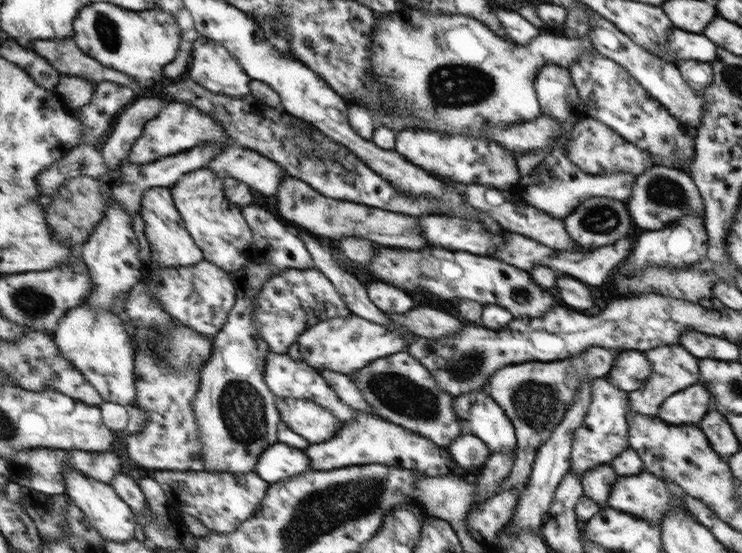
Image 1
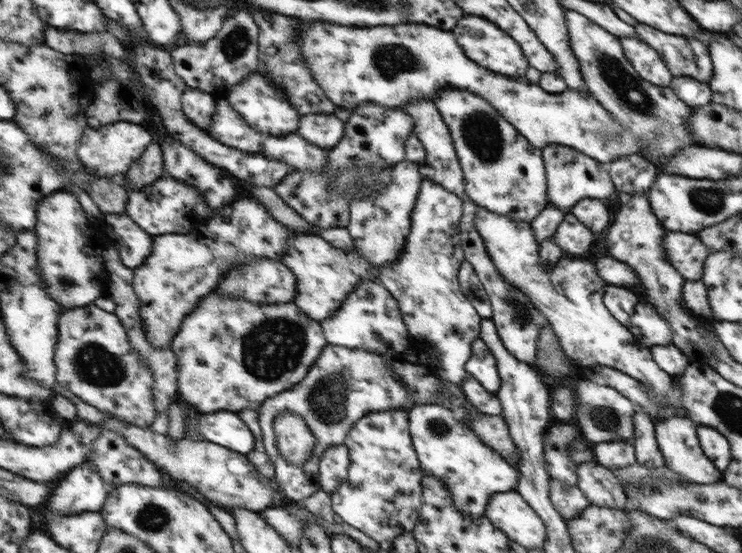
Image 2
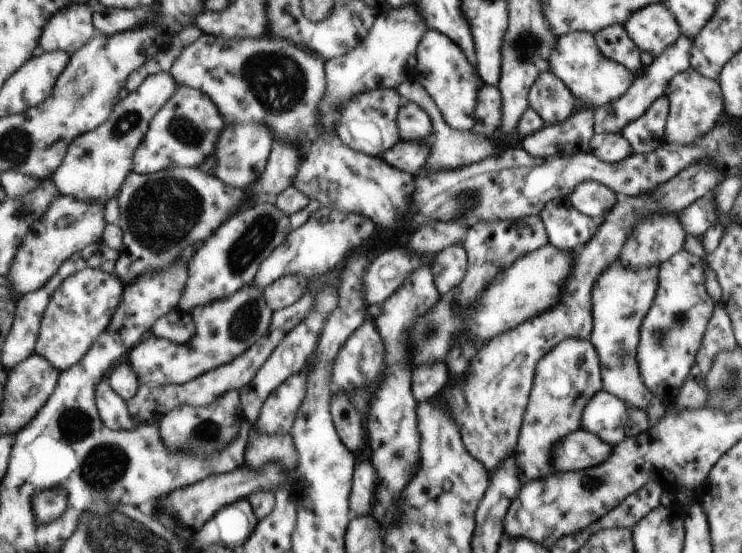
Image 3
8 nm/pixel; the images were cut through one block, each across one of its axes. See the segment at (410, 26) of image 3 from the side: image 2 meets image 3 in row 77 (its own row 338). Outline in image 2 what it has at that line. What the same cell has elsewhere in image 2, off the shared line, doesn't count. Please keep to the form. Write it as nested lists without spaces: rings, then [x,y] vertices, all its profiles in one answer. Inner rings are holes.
[[[369,278],[360,281],[340,308],[319,323],[329,345],[369,350],[373,354],[393,354],[397,358],[405,352],[405,348],[409,348],[411,337],[405,328],[399,304],[386,287]]]

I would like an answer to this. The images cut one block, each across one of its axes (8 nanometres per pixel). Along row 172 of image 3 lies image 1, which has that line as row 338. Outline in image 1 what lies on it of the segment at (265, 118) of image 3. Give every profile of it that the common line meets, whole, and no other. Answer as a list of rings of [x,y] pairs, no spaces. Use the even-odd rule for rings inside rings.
[[[352,312],[344,317],[322,320],[306,328],[290,344],[287,354],[294,359],[305,361],[317,372],[319,369],[332,370],[344,375],[371,364],[376,358],[389,357],[391,354],[405,350],[407,335],[395,329],[385,330],[379,323],[371,322],[354,315]]]

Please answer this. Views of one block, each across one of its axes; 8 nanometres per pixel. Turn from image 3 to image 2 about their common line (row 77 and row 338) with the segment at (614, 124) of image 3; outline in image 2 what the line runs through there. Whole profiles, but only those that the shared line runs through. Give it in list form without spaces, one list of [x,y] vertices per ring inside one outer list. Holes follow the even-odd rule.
[[[640,301],[631,316],[628,330],[643,346],[669,345],[673,342],[673,333],[669,323],[655,312],[647,302]]]

